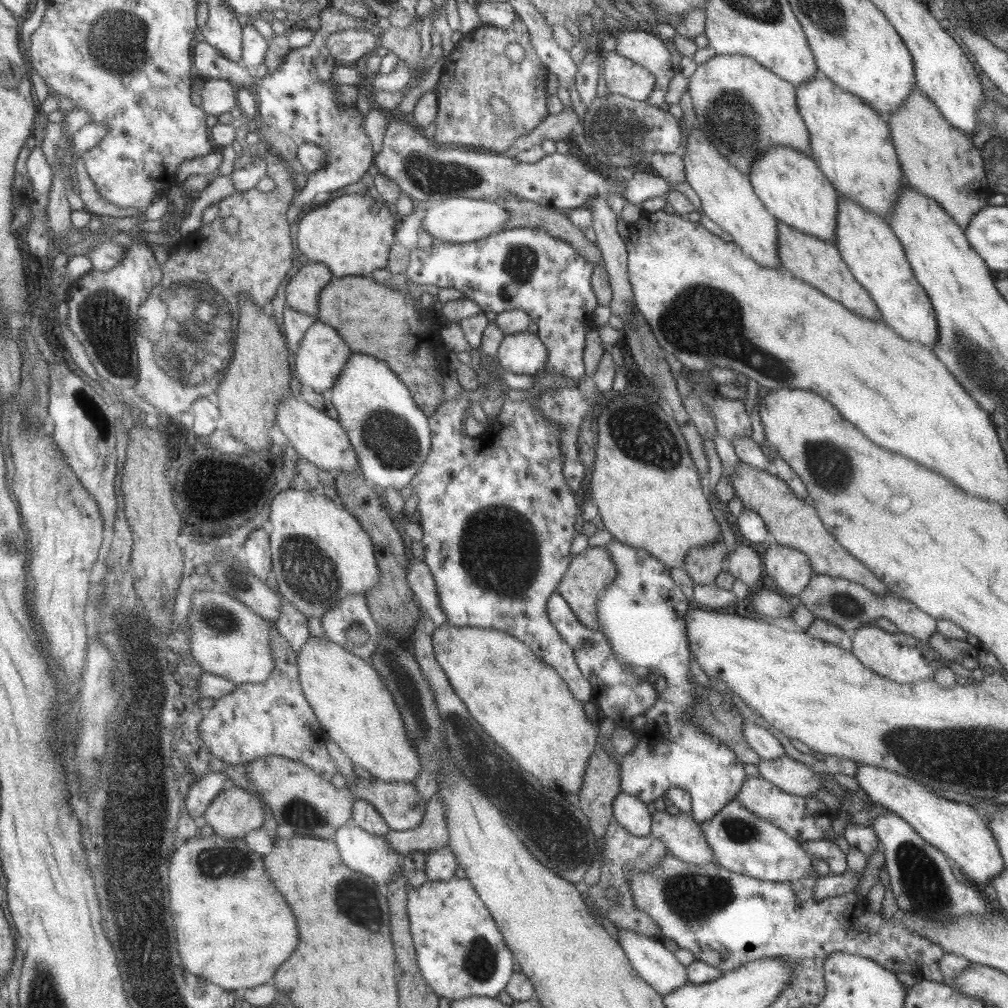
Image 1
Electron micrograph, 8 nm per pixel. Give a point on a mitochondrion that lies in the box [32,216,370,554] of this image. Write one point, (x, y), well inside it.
(102, 316)

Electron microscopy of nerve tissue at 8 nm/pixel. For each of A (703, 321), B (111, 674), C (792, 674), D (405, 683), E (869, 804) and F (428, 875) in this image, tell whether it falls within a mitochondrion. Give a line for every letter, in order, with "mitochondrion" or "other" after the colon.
A: mitochondrion
B: mitochondrion
C: other
D: mitochondrion
E: other
F: other

